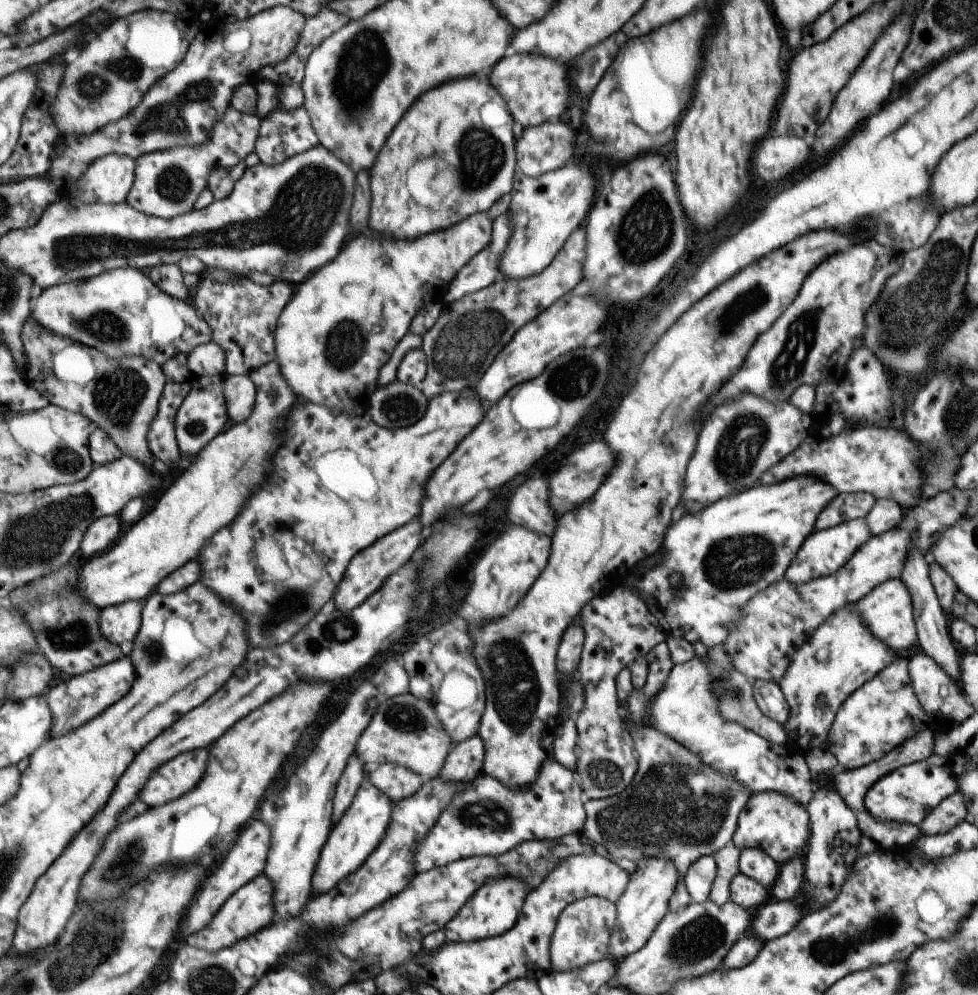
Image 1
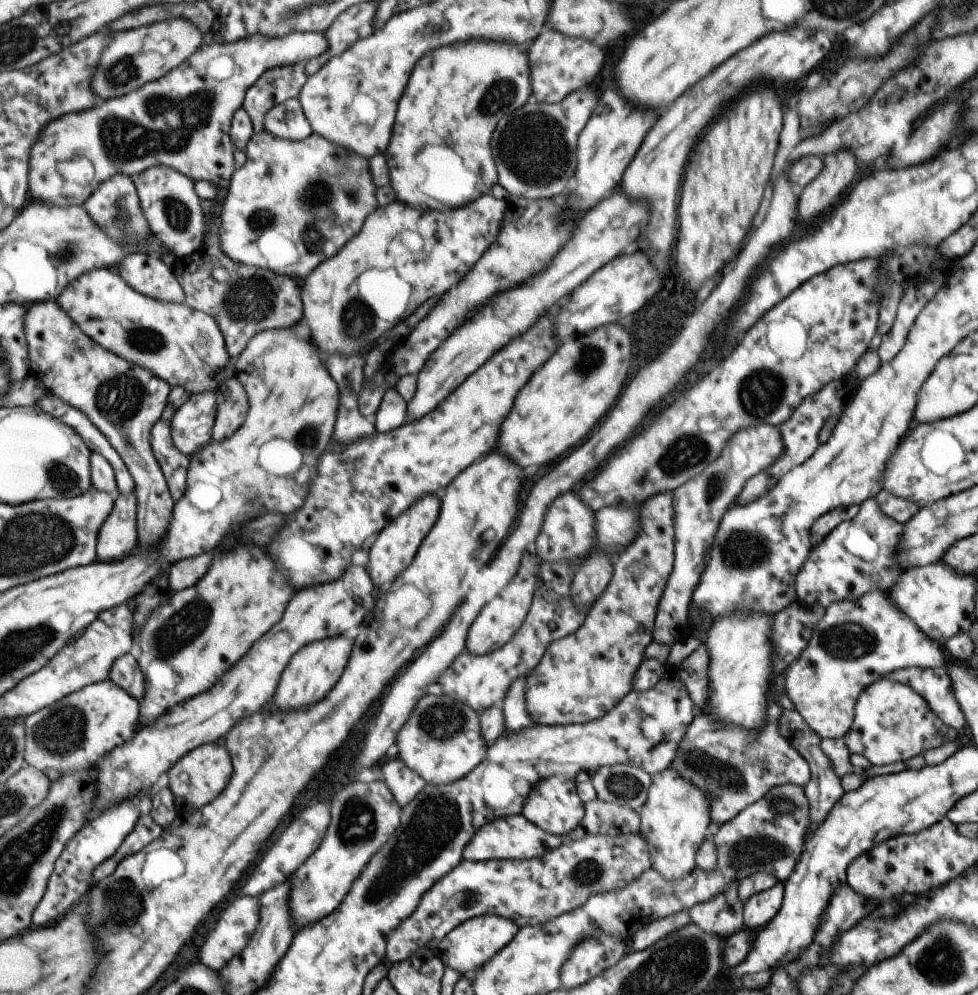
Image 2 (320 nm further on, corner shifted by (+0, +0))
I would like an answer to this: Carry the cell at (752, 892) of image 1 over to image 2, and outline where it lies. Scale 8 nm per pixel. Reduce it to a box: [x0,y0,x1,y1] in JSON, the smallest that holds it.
[742,881,784,932]

